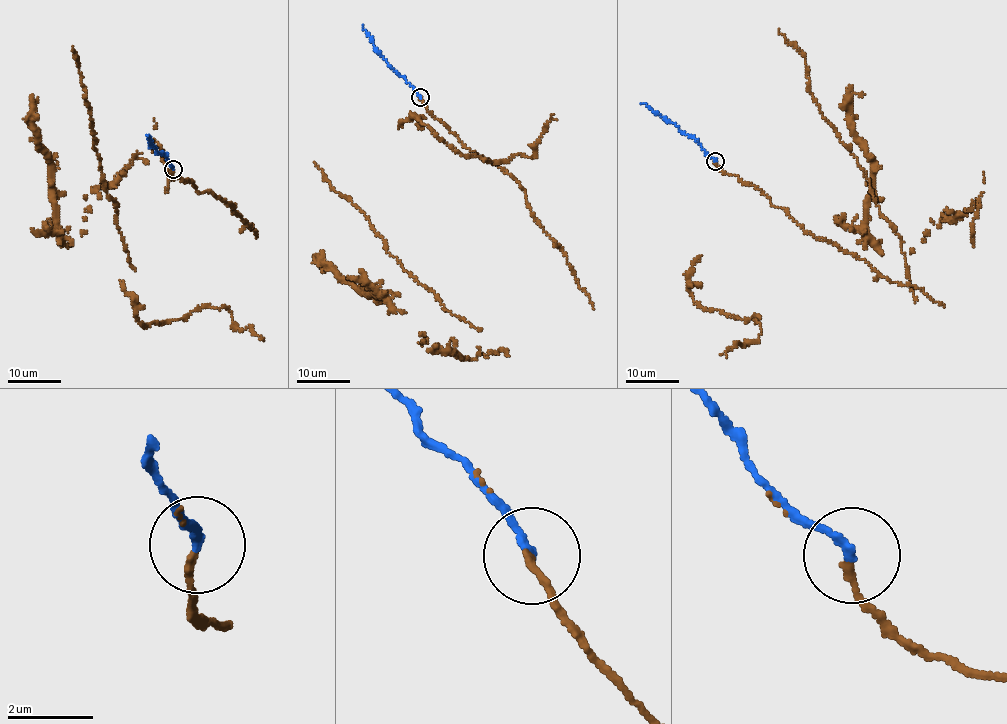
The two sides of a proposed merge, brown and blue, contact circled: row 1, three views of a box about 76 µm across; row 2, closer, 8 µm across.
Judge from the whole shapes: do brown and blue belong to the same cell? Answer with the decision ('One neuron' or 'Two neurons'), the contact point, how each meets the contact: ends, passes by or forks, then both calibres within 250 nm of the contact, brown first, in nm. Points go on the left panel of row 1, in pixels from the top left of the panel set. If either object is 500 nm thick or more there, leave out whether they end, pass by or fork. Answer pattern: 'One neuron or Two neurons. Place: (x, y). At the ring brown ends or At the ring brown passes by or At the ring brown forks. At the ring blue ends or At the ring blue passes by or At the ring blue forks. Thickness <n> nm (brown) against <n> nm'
One neuron. Place: (173, 169). At the ring brown ends. At the ring blue ends. Thickness 160 nm (brown) against 190 nm

